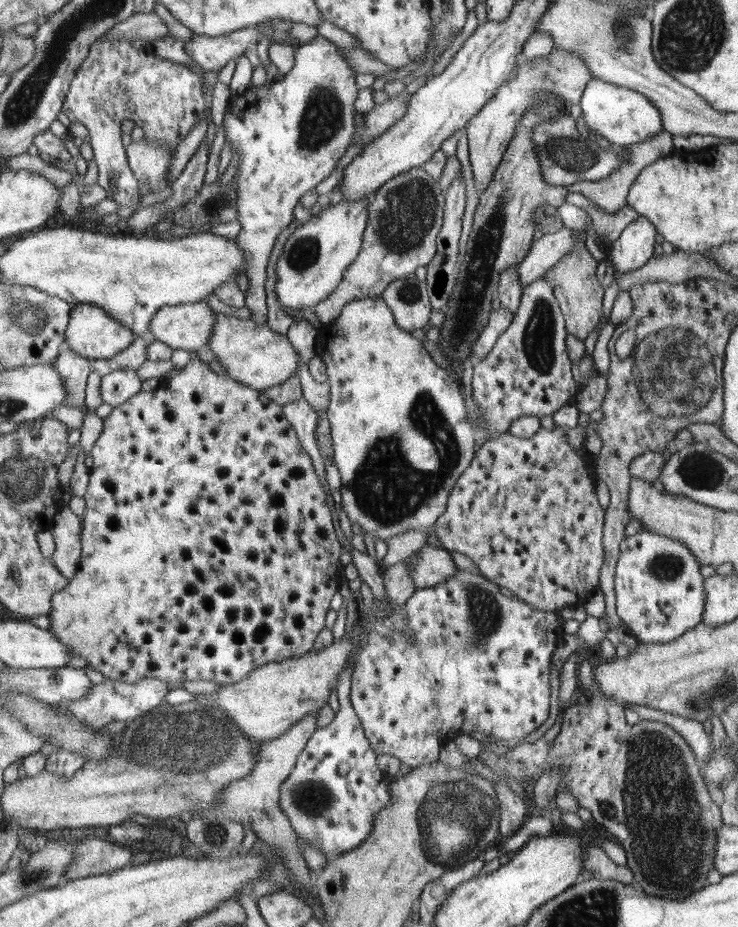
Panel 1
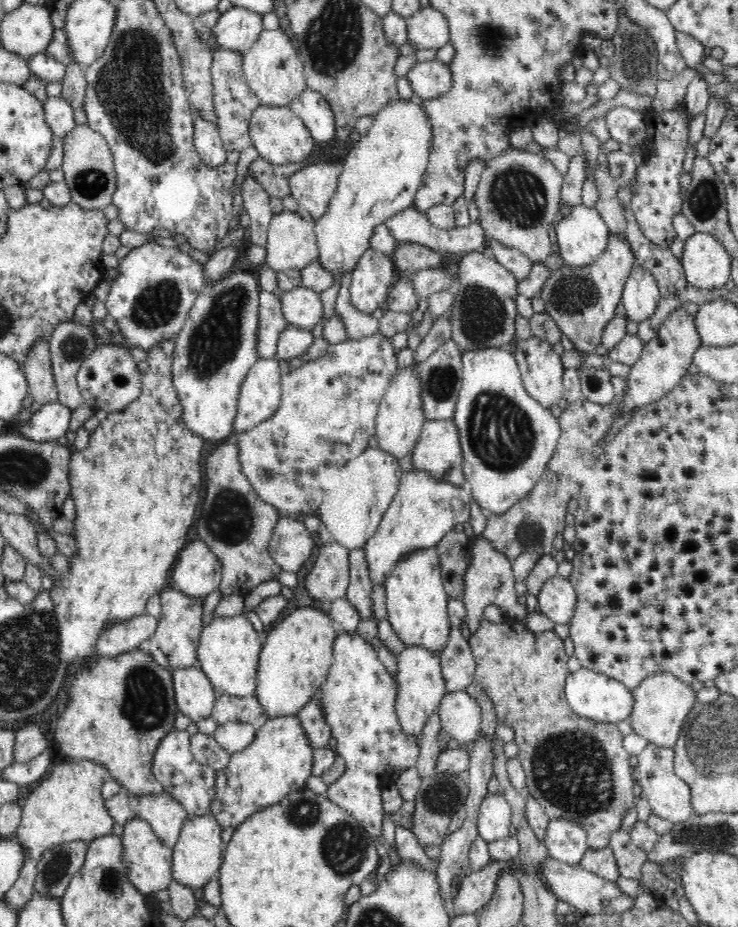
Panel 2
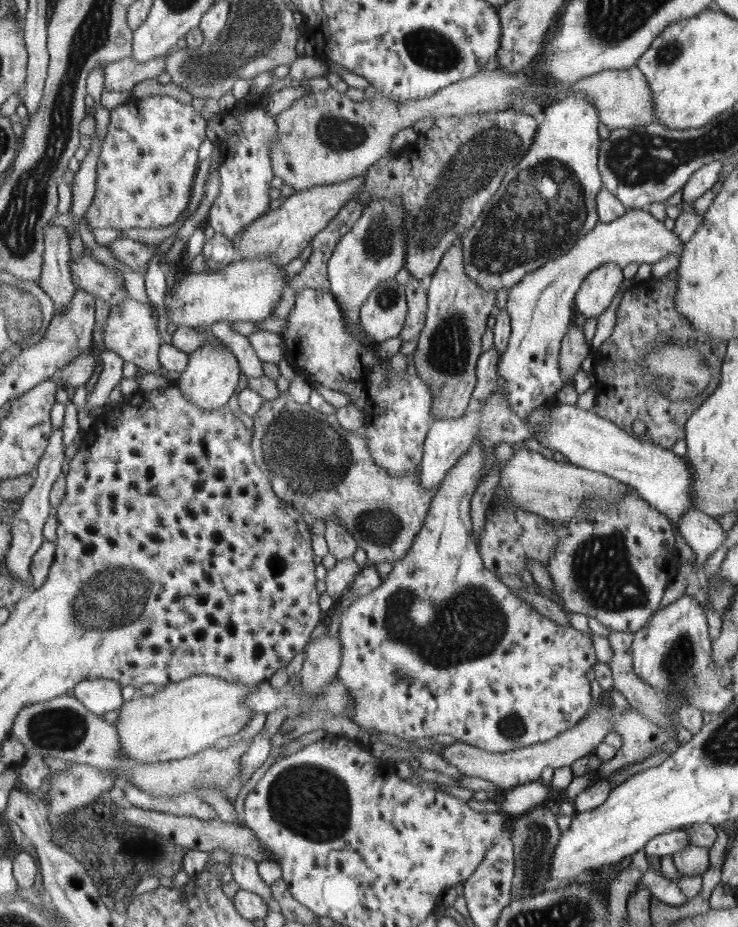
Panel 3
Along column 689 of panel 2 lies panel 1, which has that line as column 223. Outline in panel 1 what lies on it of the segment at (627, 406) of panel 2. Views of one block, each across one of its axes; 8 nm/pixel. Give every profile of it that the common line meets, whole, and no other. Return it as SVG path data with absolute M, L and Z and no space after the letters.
M213 312L213 316L216 323L206 349L214 352L216 362L226 368L230 378L264 392L264 388L280 385L286 379L297 376L300 354L296 354L286 334L274 333L267 324L257 326L252 319L240 320L218 312Z

